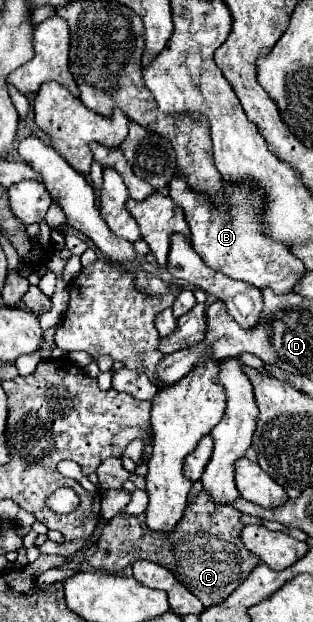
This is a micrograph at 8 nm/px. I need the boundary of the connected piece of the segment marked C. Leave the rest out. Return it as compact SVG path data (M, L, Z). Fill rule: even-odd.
M201 492L195 502L185 508L181 522L169 534L149 530L145 514L127 516L121 512L105 524L97 542L97 552L89 558L89 564L95 570L121 572L137 560L149 560L169 568L175 578L203 602L203 606L213 606L225 600L259 564L259 558L245 552L245 546L239 540L243 530L239 518L241 512L231 506L213 504L205 492Z

